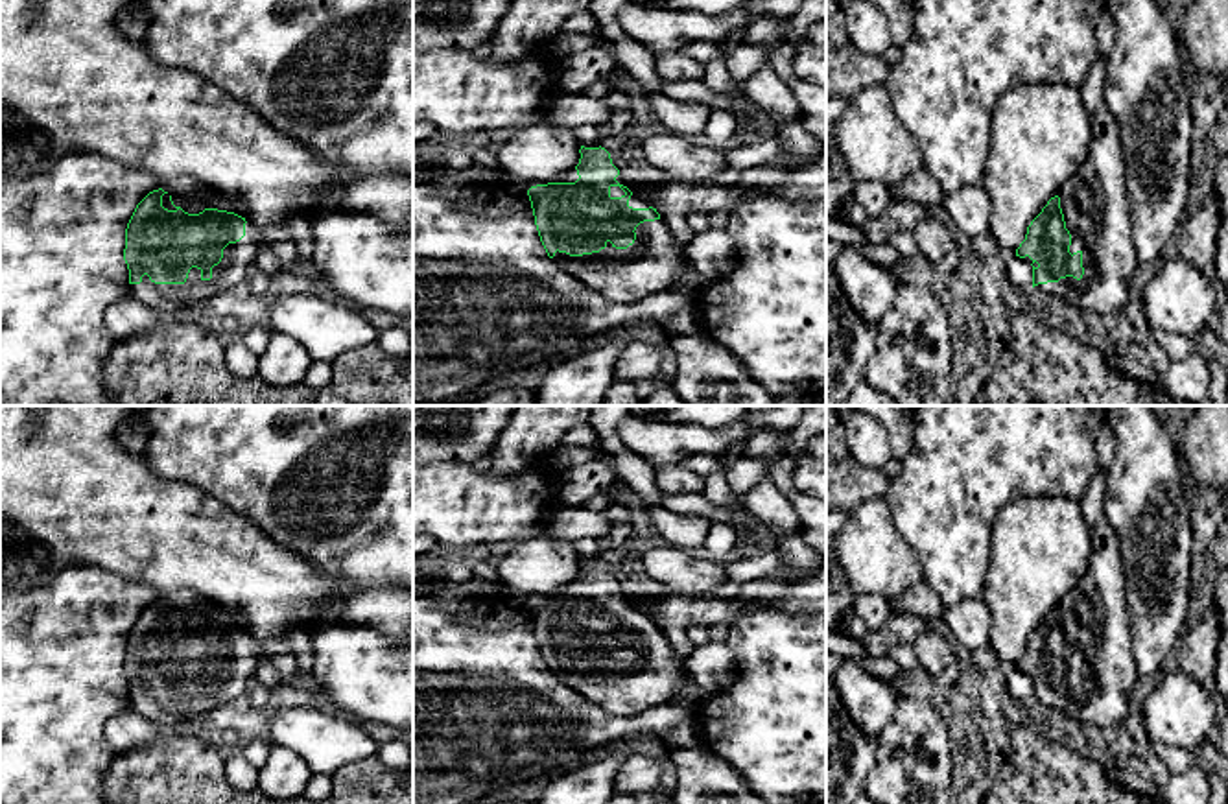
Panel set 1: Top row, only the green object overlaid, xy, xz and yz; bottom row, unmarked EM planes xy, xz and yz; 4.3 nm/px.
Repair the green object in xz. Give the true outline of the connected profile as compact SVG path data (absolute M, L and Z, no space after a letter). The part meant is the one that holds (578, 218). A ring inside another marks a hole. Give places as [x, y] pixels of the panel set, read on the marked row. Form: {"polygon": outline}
{"polygon": "M605 148L579 149L575 183L527 190L549 258L601 297L632 304L669 291L688 260L656 208L616 177Z"}

